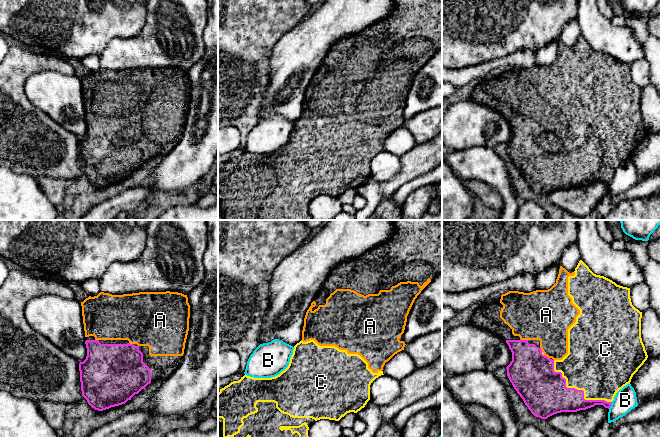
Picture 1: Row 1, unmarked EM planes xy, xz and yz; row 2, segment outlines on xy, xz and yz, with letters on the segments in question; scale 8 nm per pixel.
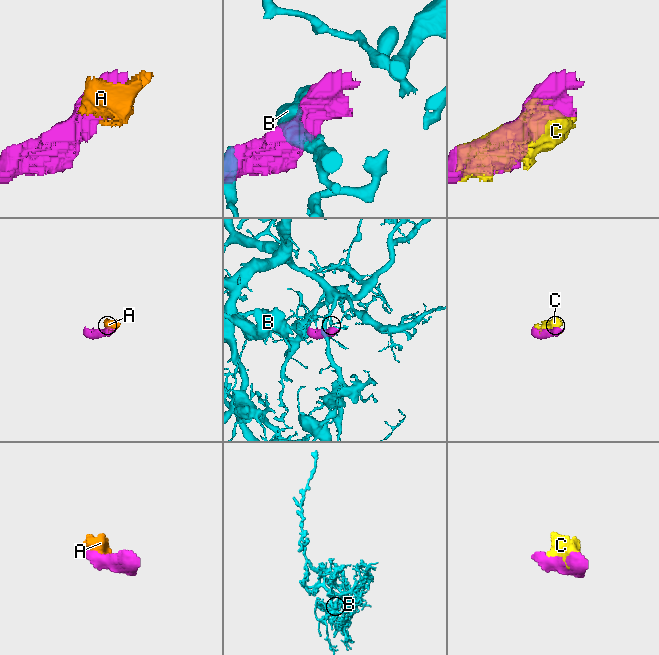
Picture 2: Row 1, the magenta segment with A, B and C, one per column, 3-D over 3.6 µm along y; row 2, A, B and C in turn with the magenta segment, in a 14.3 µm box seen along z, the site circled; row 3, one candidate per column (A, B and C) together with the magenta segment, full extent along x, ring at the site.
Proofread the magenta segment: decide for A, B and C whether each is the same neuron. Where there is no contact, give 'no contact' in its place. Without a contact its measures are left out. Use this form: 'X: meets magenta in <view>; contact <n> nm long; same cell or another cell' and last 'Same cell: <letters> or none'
A: meets magenta in yz; contact 70 nm long; same cell
B: meets magenta in yz; contact 70 nm long; another cell
C: meets magenta in yz; contact 600 nm long; same cell
Same cell: A, C

